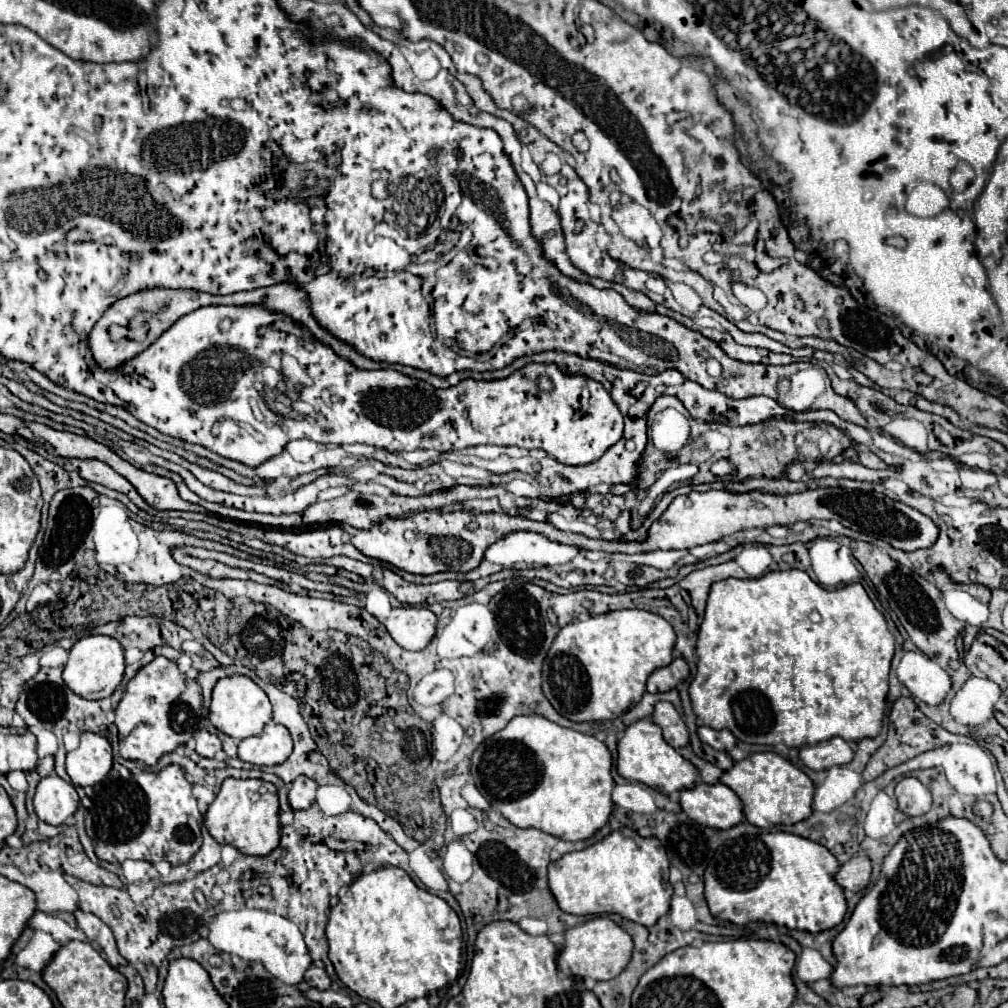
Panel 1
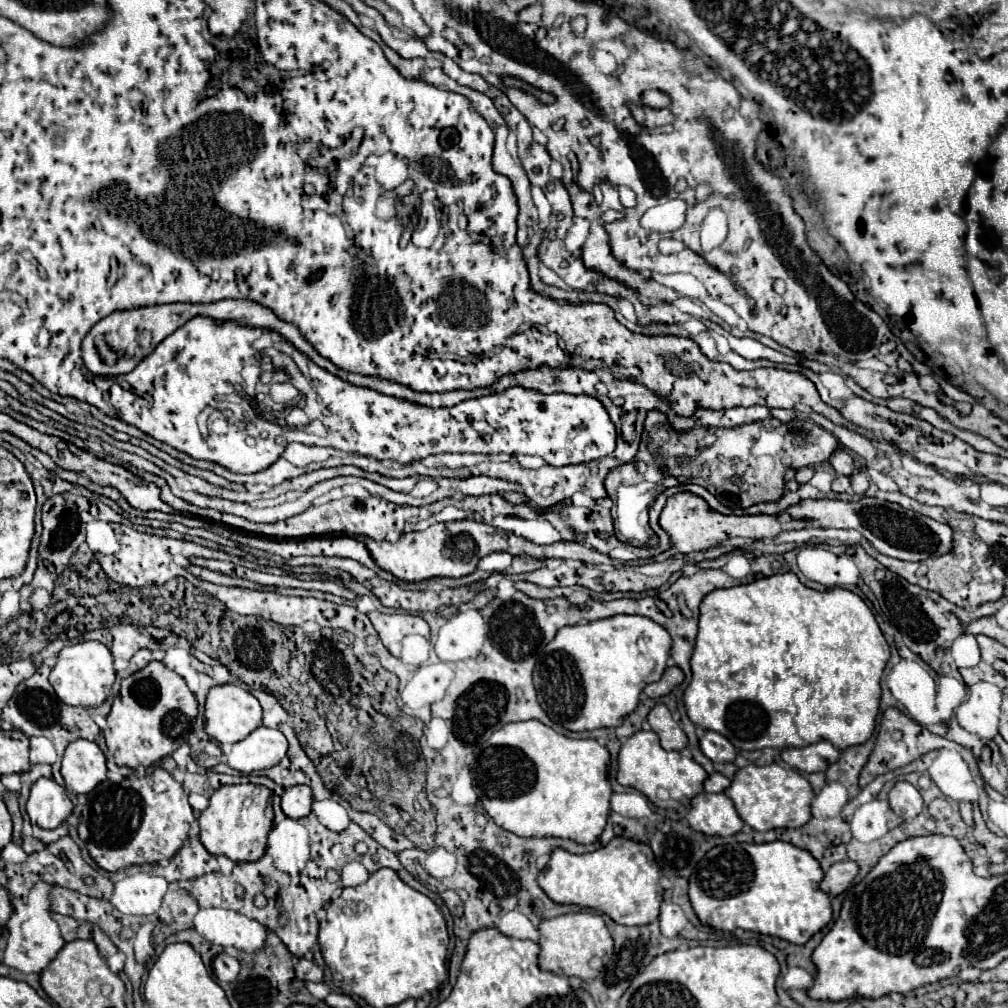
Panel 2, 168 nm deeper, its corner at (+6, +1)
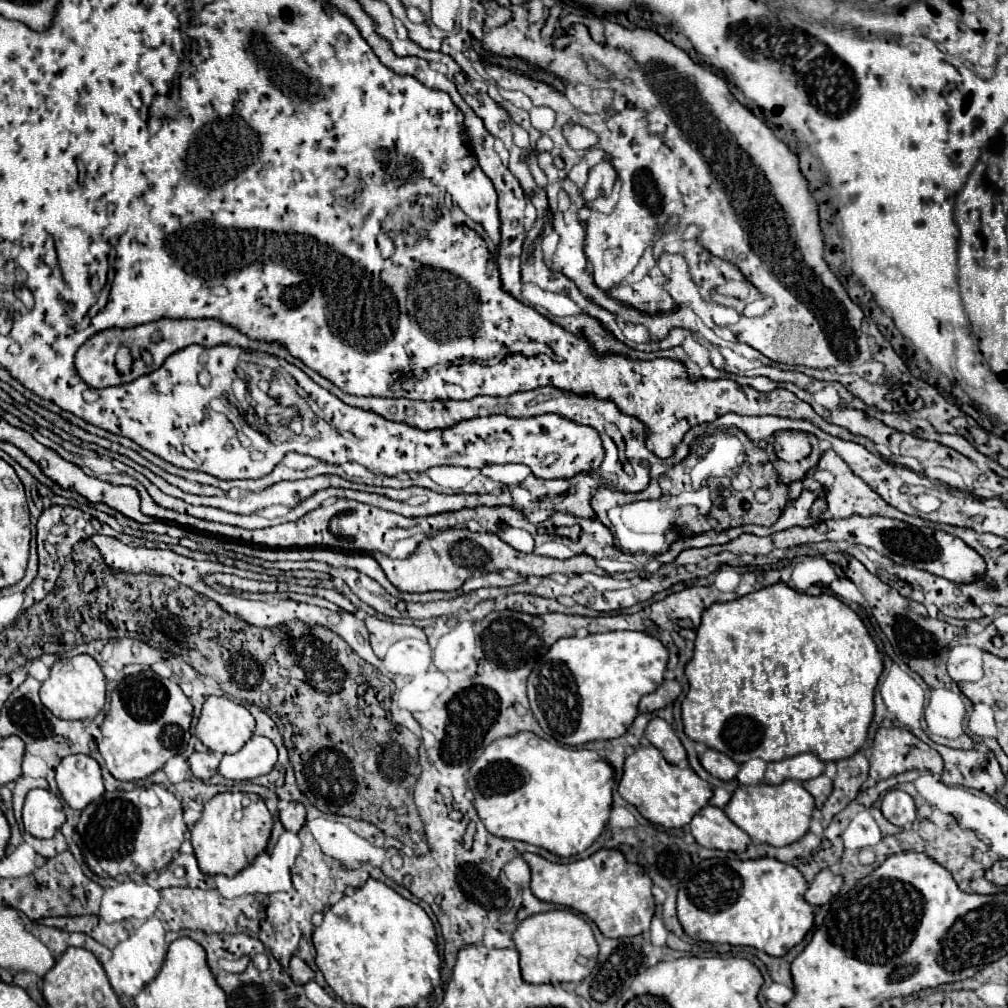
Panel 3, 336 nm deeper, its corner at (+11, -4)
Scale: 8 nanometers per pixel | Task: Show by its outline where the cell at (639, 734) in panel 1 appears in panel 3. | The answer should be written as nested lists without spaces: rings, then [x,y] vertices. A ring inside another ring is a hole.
[[[637,746],[623,766],[623,778],[617,792],[629,804],[633,804],[649,822],[661,824],[665,828],[681,828],[691,822],[691,818],[707,804],[713,790],[701,780],[691,768],[681,768],[665,762],[655,746]]]

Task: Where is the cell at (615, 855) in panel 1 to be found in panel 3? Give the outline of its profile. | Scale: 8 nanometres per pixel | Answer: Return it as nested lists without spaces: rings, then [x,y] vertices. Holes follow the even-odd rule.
[[[599,850],[577,862],[549,862],[539,854],[523,854],[531,868],[531,892],[543,900],[569,906],[591,918],[609,938],[625,938],[649,932],[655,914],[651,878],[639,864],[629,864],[619,850]]]

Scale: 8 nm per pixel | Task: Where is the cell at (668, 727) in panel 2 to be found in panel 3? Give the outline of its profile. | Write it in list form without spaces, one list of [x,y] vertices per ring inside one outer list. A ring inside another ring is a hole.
[[[653,718],[645,728],[645,736],[669,764],[679,764],[681,760],[685,760],[685,748],[681,740],[663,718]]]

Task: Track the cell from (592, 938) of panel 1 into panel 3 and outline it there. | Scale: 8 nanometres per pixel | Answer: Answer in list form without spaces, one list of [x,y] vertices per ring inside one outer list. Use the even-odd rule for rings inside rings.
[[[569,910],[533,914],[517,926],[513,940],[521,954],[523,980],[529,984],[581,982],[597,967],[599,946],[595,942],[593,930],[585,918]]]

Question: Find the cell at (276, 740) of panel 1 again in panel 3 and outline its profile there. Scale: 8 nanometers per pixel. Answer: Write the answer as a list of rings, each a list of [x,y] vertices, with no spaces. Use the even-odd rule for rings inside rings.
[[[253,736],[239,752],[225,754],[219,774],[229,780],[251,780],[269,774],[277,762],[277,748],[265,736]]]

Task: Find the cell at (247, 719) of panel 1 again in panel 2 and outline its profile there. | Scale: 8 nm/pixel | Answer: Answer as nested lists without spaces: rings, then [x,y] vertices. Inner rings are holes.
[[[216,685],[206,697],[206,733],[218,743],[238,743],[262,725],[258,699],[238,685]]]

